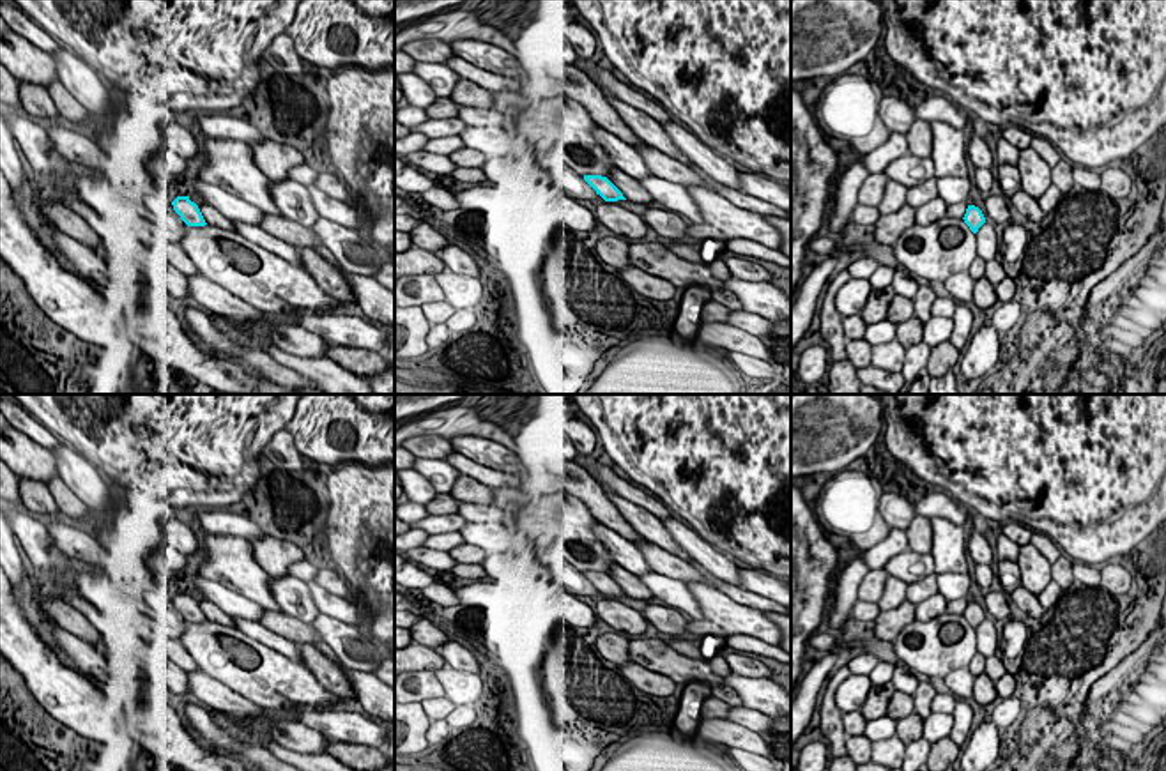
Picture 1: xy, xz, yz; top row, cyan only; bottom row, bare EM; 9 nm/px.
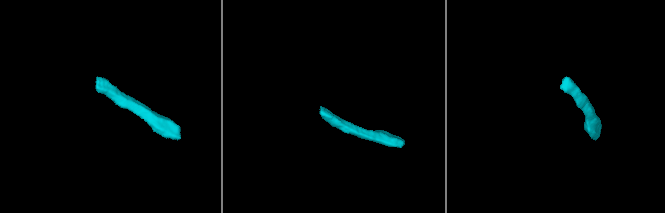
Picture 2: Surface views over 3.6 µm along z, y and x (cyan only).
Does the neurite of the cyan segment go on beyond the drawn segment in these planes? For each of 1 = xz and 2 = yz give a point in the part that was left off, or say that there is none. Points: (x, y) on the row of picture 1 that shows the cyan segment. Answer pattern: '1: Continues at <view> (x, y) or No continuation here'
1: No continuation here
2: No continuation here

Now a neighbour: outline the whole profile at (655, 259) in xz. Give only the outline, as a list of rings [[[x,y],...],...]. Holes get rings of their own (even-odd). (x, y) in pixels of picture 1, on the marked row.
[[[658,242],[628,244],[628,260],[648,274],[671,281],[676,288],[688,288],[692,285],[708,286],[711,299],[729,309],[743,309],[740,299],[731,292],[724,281],[706,278],[699,272],[699,263],[688,262],[674,255],[667,246]]]

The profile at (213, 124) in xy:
[[[200,113],[198,122],[209,138],[241,140],[246,143],[262,141],[264,138],[258,127],[226,113]]]

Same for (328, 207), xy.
[[[306,186],[306,187],[310,193],[310,200],[313,207],[317,209],[317,212],[320,214],[320,218],[334,221],[356,232],[363,228],[363,216],[354,207],[350,207],[345,202],[327,196],[324,191],[320,191],[315,186]]]

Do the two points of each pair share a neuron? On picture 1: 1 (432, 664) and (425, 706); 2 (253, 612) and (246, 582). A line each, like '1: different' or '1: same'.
1: different
2: different

